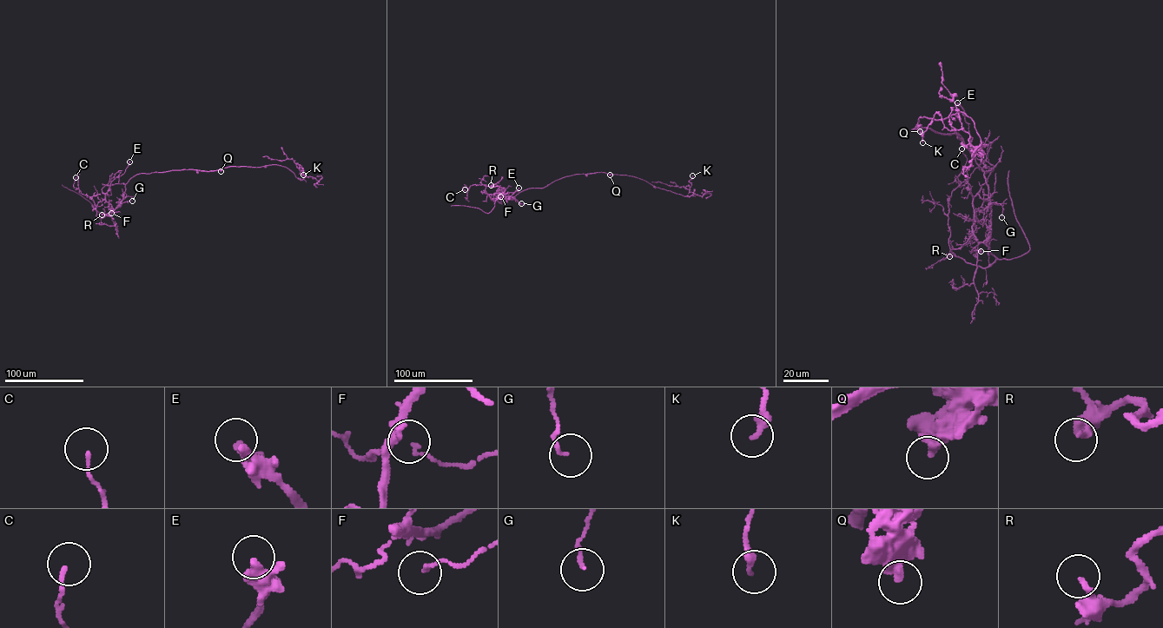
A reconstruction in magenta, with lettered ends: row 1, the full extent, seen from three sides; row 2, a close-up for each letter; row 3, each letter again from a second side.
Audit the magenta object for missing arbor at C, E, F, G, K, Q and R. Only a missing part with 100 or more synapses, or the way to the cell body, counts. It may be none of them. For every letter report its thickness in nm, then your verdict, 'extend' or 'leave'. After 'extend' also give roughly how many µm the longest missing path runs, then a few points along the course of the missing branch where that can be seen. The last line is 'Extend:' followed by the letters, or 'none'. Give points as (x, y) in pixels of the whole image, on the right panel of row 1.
C: 120 nm thick; leave
E: 320 nm thick; leave
F: 130 nm thick; leave
G: 110 nm thick; leave
K: 280 nm thick; leave
Q: 440 nm thick; leave
R: 170 nm thick; leave
Extend: none

